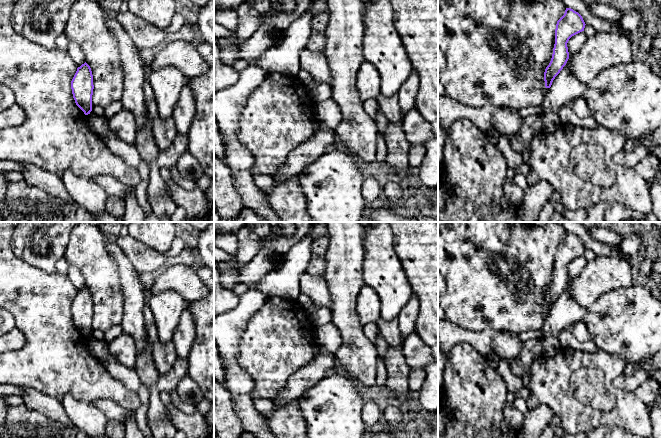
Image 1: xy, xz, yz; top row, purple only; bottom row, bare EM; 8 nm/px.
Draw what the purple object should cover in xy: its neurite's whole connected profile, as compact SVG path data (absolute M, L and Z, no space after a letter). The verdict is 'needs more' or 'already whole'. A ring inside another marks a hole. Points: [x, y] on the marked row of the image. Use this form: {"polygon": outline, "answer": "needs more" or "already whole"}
{"polygon": "M86 62L77 68L71 81L71 89L76 105L85 115L90 114L94 85L91 68Z", "answer": "already whole"}

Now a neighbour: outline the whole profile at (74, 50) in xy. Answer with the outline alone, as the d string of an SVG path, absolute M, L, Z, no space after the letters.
M70 41L68 45L68 53L76 63L77 68L85 63L85 55L81 47L74 41Z

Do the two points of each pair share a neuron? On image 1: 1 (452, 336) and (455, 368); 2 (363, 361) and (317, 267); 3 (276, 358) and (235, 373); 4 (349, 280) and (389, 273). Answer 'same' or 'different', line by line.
1: different
2: different
3: different
4: different

